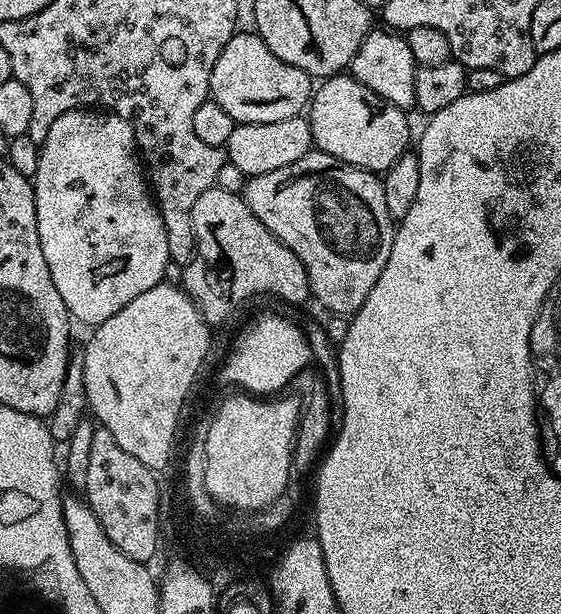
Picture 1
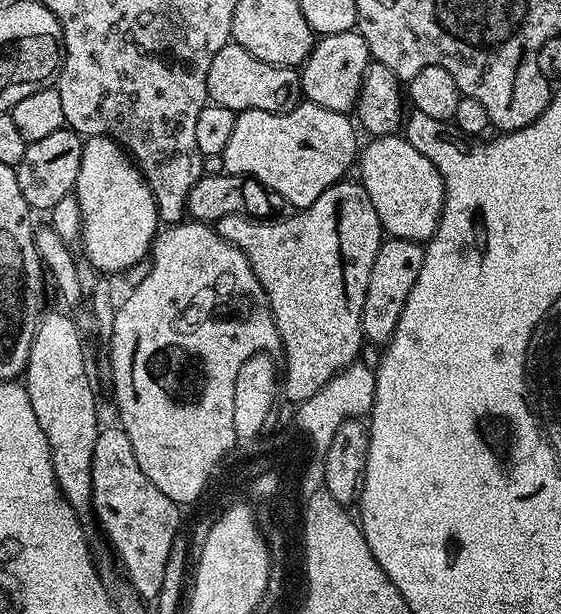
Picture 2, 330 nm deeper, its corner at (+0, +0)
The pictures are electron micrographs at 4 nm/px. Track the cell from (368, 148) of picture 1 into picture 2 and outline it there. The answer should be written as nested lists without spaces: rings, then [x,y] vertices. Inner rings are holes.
[[[403,135],[373,136],[367,142],[358,156],[358,180],[378,214],[381,229],[398,240],[427,242],[436,233],[444,205],[442,174]]]

